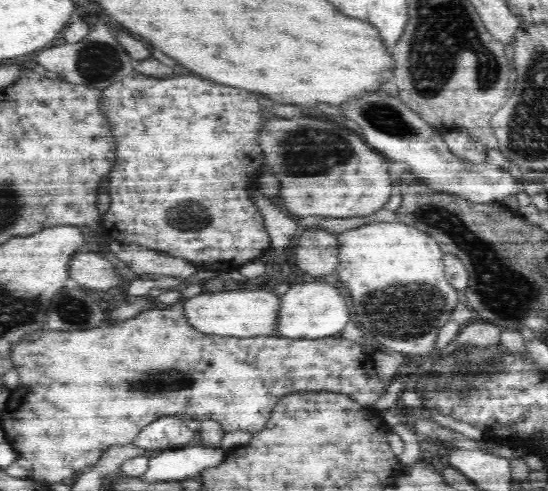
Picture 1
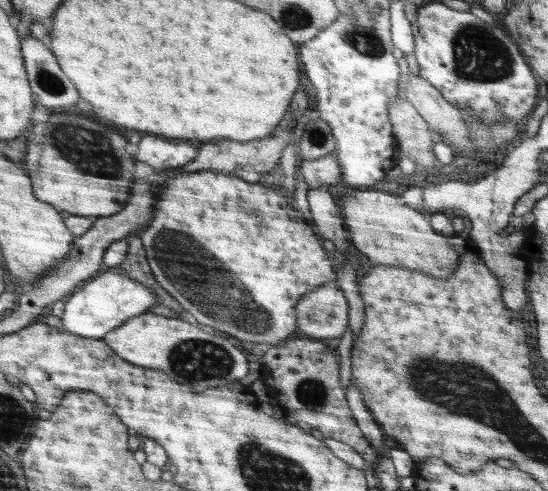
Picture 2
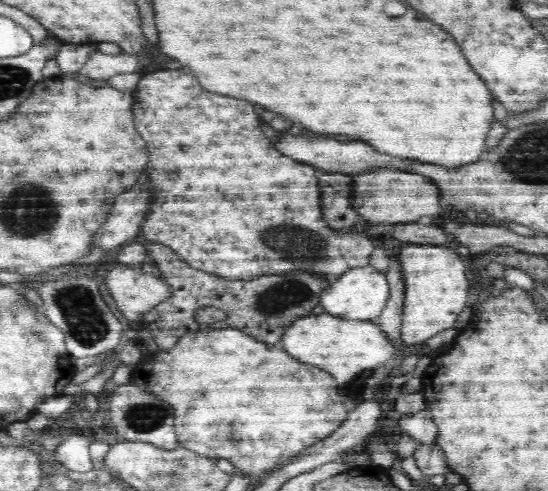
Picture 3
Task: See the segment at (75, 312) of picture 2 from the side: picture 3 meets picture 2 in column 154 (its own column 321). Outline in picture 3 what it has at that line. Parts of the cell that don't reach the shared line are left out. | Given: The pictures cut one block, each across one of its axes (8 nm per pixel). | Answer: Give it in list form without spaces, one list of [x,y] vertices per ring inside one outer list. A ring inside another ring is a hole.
[[[368,265],[343,271],[334,281],[328,282],[319,295],[319,303],[327,314],[346,321],[374,321],[382,315],[389,296],[386,273]]]

